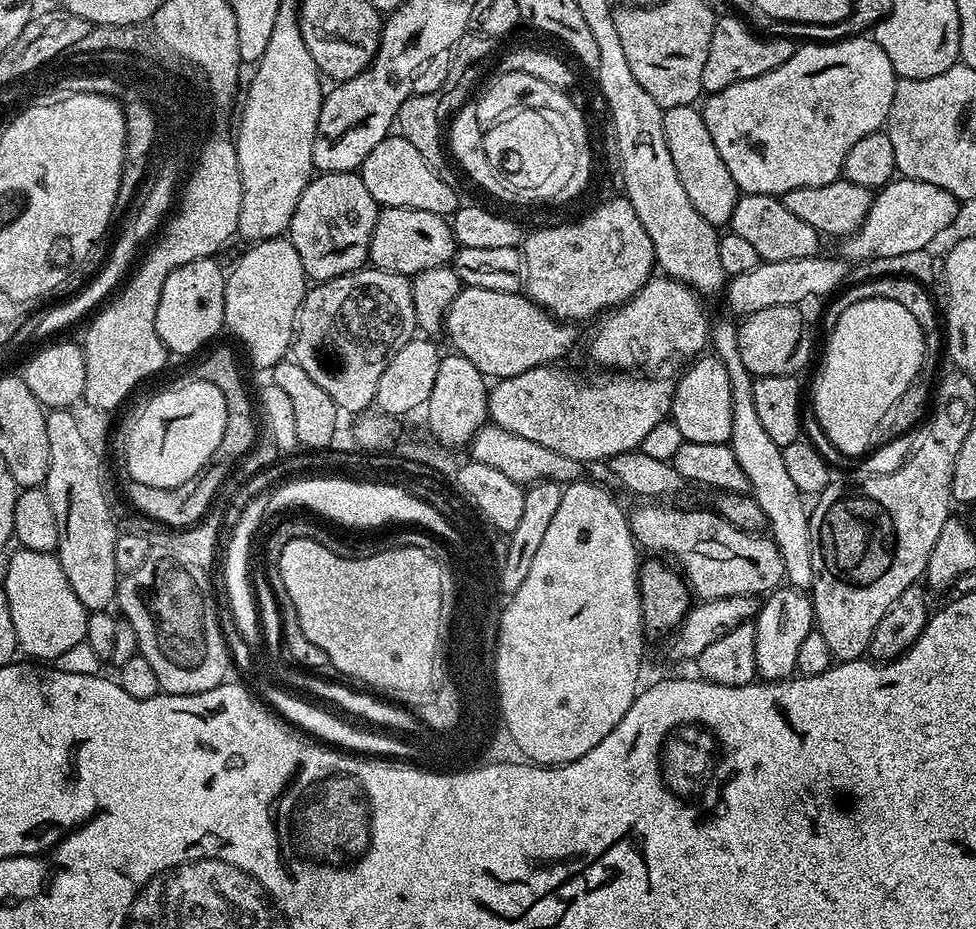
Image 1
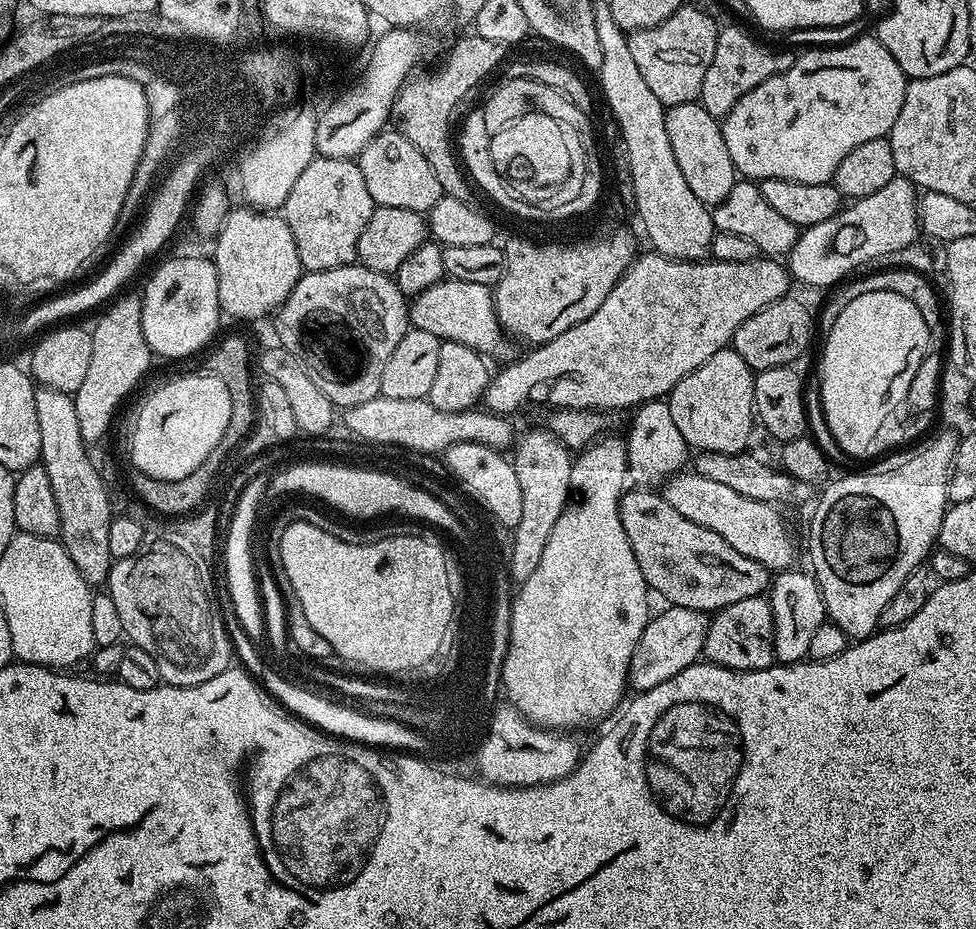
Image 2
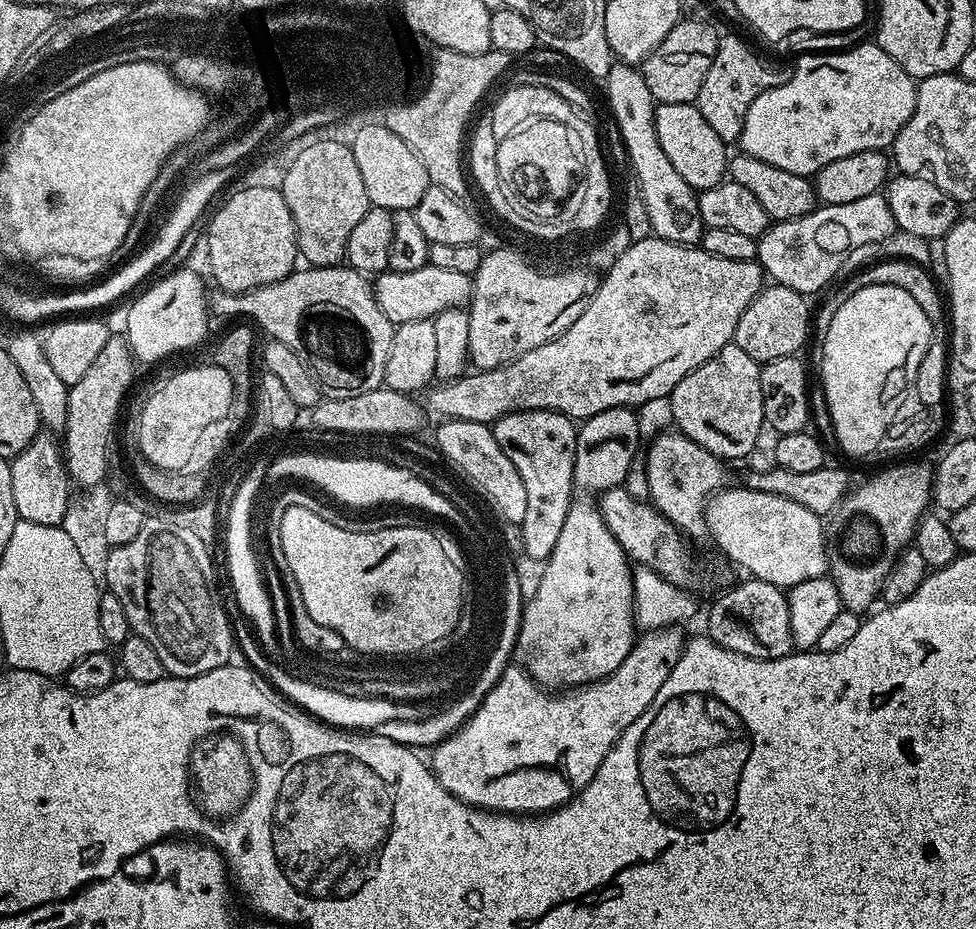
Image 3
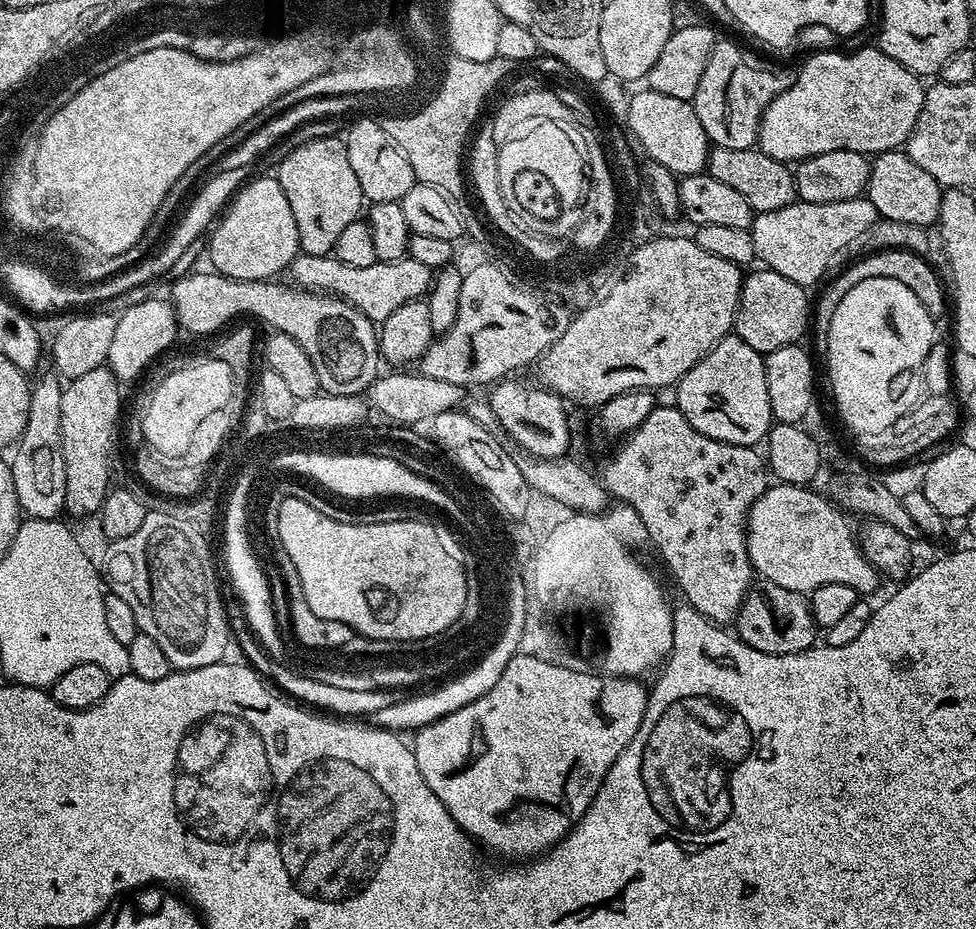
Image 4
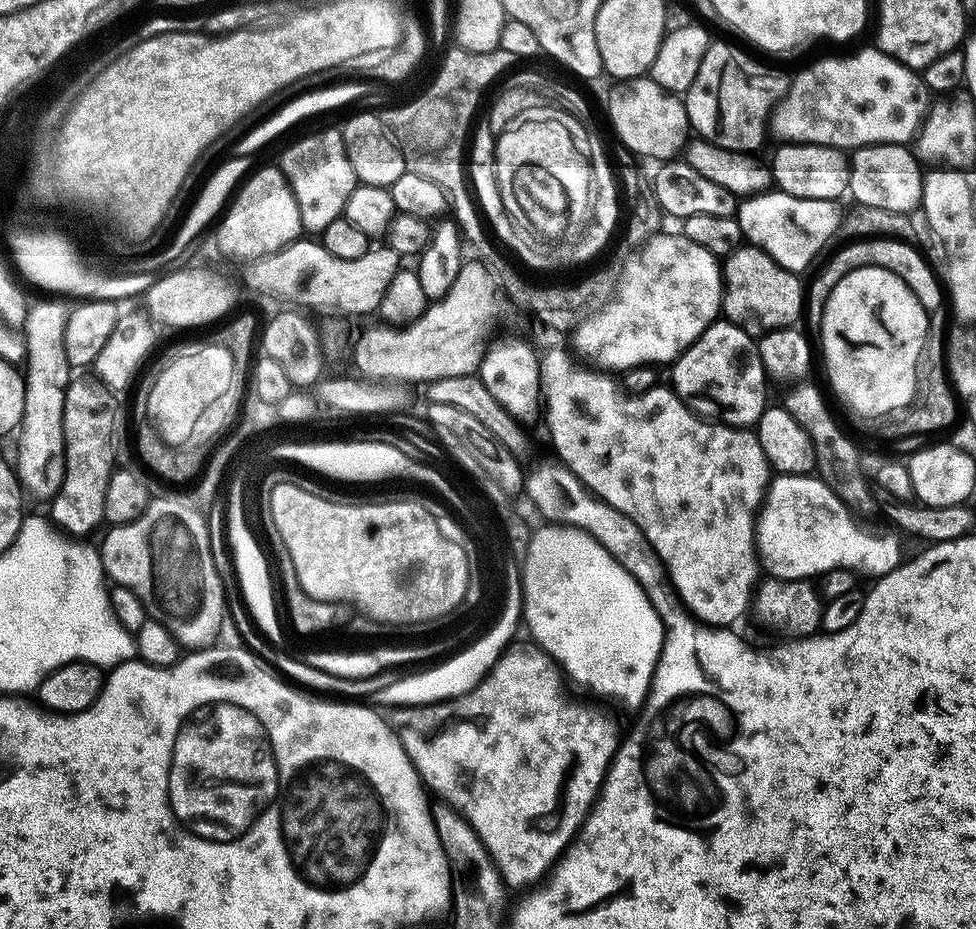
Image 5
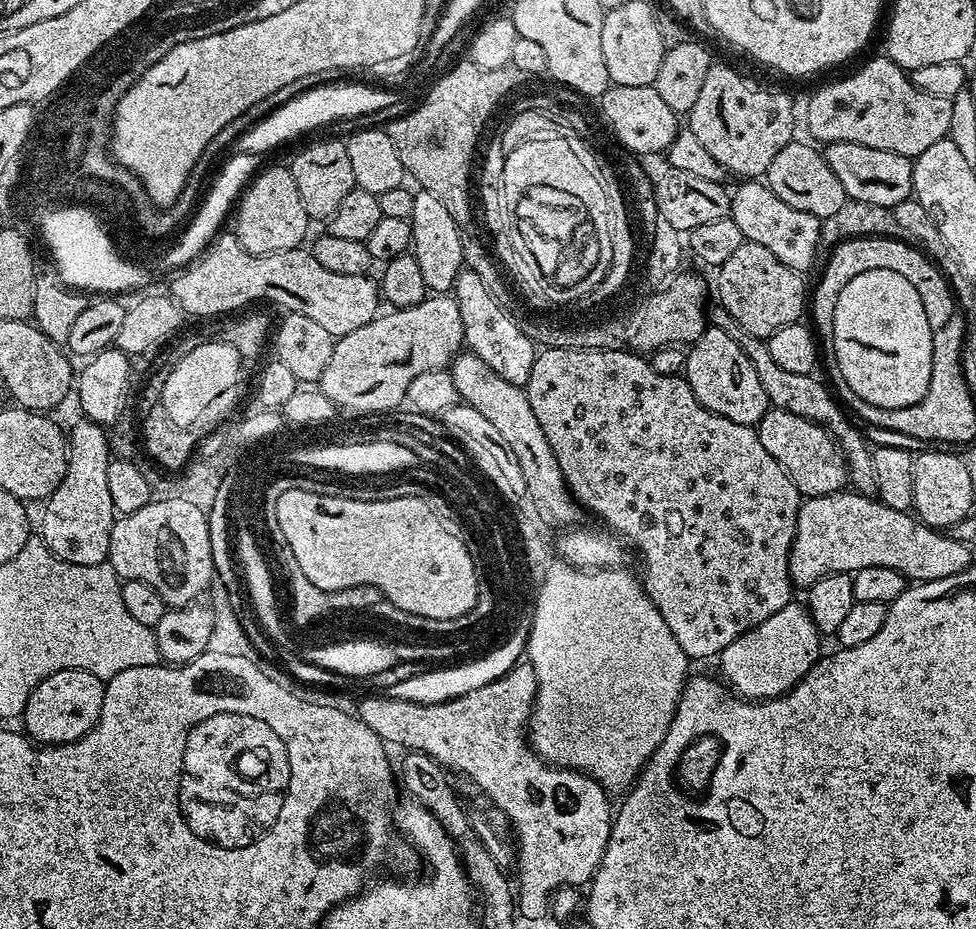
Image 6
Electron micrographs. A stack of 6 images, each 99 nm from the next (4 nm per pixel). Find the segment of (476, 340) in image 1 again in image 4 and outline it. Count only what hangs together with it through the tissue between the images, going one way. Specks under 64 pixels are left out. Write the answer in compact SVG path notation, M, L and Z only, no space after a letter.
M297 255L290 264L291 279L301 289L327 290L337 294L347 303L359 308L373 322L383 322L405 300L412 300L417 294L427 293L433 279L433 269L418 260L401 258L398 260L373 259L367 264L344 264L331 255Z

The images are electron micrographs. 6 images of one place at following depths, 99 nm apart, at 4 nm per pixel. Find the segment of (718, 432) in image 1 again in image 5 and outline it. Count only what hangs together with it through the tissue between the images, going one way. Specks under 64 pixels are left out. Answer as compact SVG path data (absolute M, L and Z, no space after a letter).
M717 319L671 365L671 387L701 418L733 426L752 426L764 413L766 373L757 341L736 324Z

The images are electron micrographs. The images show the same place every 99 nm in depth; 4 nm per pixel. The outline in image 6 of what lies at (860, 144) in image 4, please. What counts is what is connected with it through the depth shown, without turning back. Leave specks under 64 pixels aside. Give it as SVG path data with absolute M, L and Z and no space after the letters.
M881 58L862 65L857 72L852 72L841 80L832 80L829 84L822 85L809 98L808 132L813 136L811 137L813 141L824 140L825 145L860 143L862 146L873 147L874 150L893 151L894 154L915 158L922 154L922 150L926 150L926 146L934 146L934 142L943 140L949 135L952 107L953 101L934 98L934 94L918 90L905 69L898 67L893 60Z

